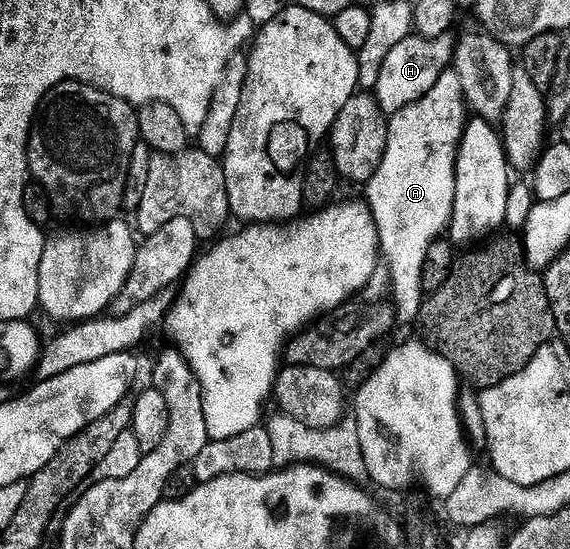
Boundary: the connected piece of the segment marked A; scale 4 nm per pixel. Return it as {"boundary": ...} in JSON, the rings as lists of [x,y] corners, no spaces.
{"boundary":[[[415,103],[396,110],[390,116],[383,160],[377,173],[365,184],[366,198],[379,230],[381,254],[393,263],[389,291],[400,324],[415,325],[419,322],[419,310],[425,298],[423,262],[435,238],[448,230],[455,204],[455,175],[445,175],[445,161],[437,163],[431,159],[431,149],[421,155],[421,147],[427,149],[425,135],[431,133],[423,131],[427,129],[423,127],[427,125],[427,119],[431,119],[431,113],[421,113],[421,107]]]}

